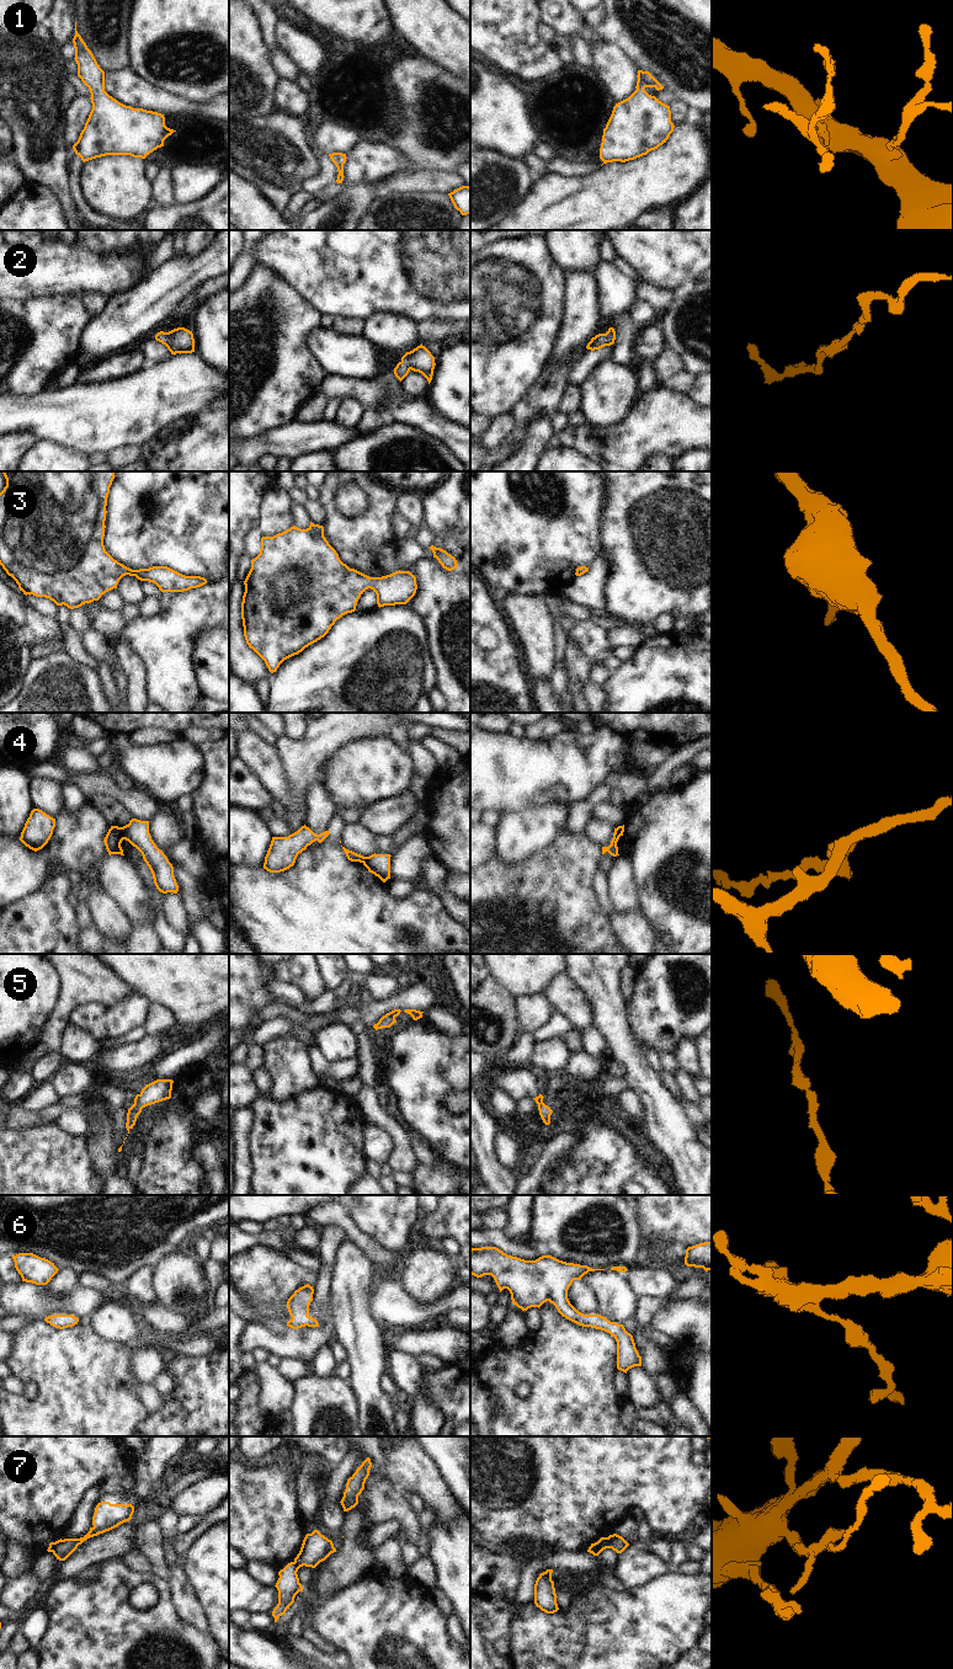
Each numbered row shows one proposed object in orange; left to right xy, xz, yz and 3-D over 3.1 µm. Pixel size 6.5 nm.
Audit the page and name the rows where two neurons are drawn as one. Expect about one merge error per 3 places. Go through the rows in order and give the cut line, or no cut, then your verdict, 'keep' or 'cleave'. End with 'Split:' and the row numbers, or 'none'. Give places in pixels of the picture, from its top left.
1: no cut | keep
2: no cut | keep
3: no cut | keep
4: xy (121, 827), (124, 838) | cleave
5: no cut | keep
6: no cut | keep
7: yz (595, 1542), (600, 1552) | cleave
Split: 4, 7

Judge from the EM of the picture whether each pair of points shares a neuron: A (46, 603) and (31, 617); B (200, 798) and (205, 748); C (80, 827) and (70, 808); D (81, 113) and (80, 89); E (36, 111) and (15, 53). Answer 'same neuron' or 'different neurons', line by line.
A: different neurons
B: same neuron
C: different neurons
D: different neurons
E: same neuron

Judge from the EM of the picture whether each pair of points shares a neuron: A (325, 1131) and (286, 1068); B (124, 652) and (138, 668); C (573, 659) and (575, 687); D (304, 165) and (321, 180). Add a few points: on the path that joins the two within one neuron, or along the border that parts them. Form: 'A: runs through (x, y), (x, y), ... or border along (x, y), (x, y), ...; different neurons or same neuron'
A: border along (320, 1086), (283, 1100), (272, 1098); different neurons
B: runs through (126, 656), (134, 665); same neuron
C: runs through (575, 666), (575, 680); same neuron
D: border along (312, 147), (319, 172), (309, 177), (301, 188); different neurons

